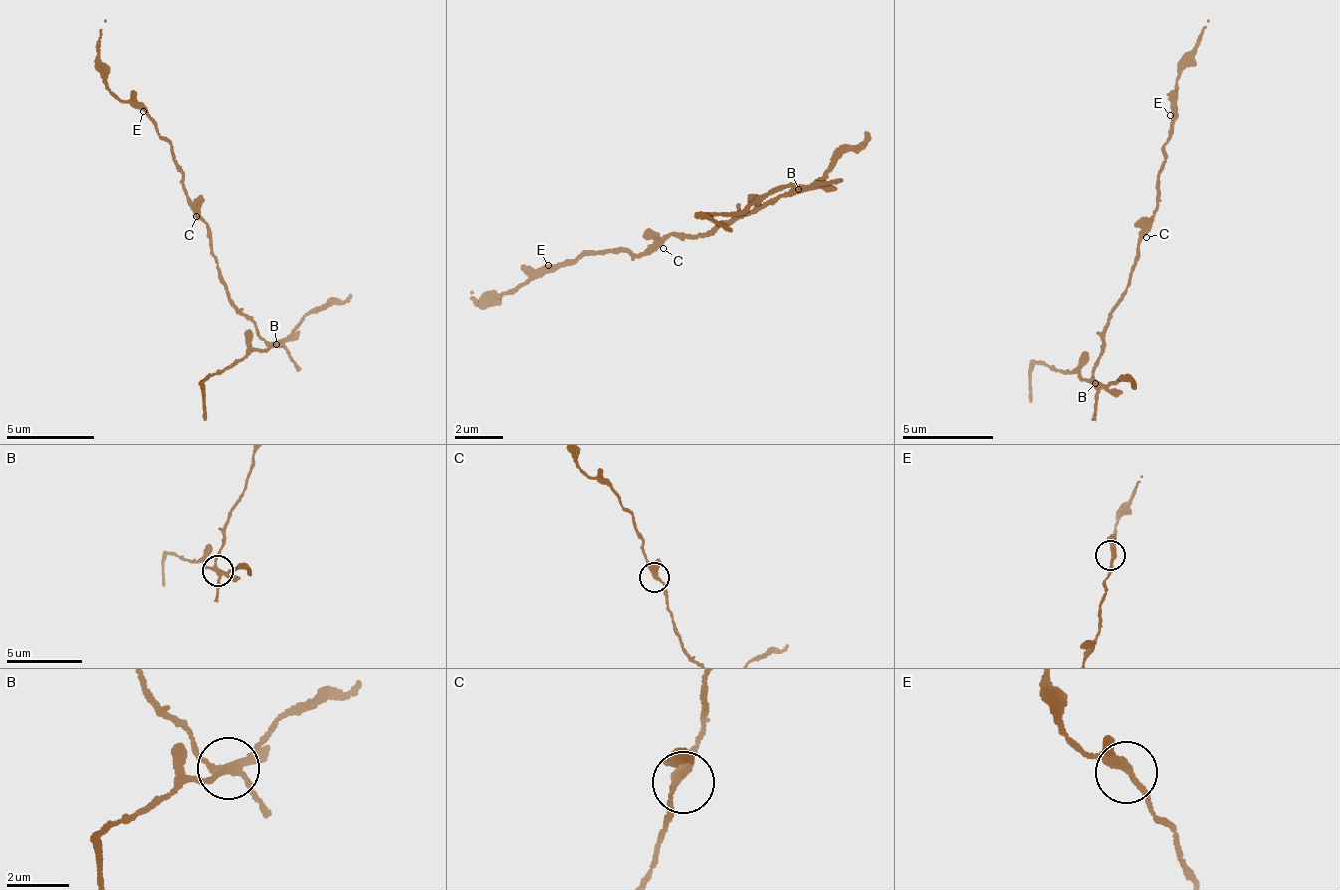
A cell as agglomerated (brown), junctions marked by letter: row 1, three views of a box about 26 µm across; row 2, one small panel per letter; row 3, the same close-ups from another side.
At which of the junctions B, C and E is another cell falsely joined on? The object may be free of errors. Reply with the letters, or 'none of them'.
B

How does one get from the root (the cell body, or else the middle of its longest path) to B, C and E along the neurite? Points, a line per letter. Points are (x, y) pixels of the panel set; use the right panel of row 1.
B: (1137, 250), (1132, 283), (1105, 331), (1093, 378), (1096, 383)
C: (1137, 250), (1142, 238), (1146, 237)
E: (1137, 250), (1158, 202), (1162, 149), (1170, 115)

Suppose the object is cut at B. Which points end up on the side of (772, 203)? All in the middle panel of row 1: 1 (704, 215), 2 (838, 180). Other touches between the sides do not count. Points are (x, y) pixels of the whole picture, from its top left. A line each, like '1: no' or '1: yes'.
1: no
2: yes

